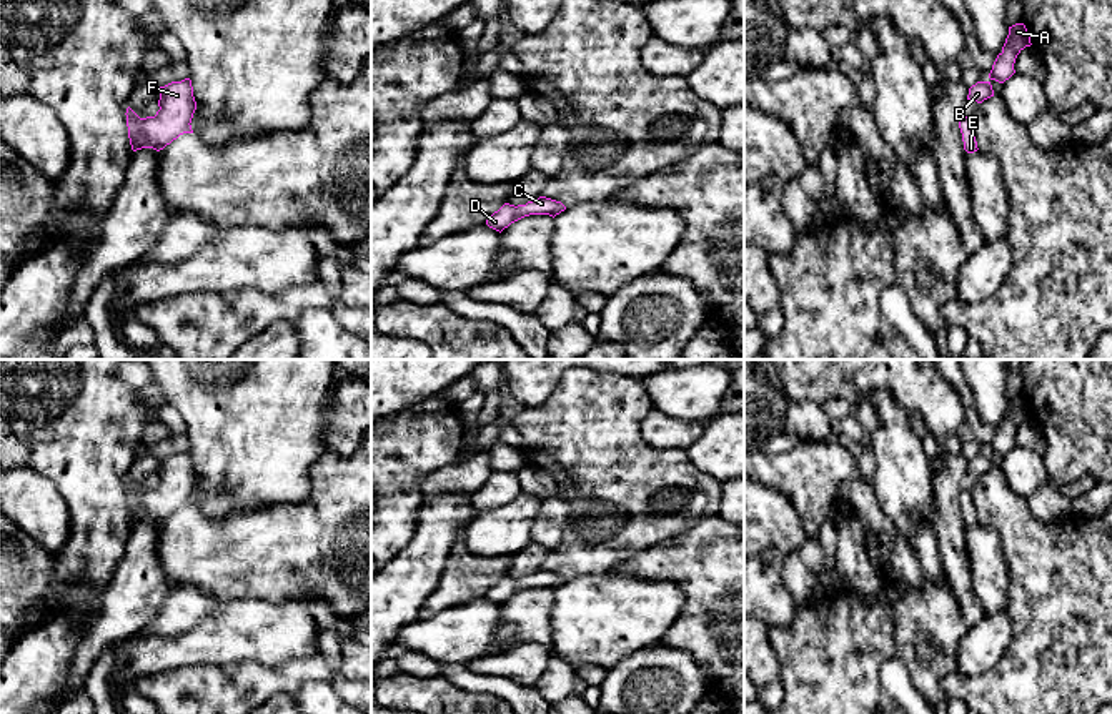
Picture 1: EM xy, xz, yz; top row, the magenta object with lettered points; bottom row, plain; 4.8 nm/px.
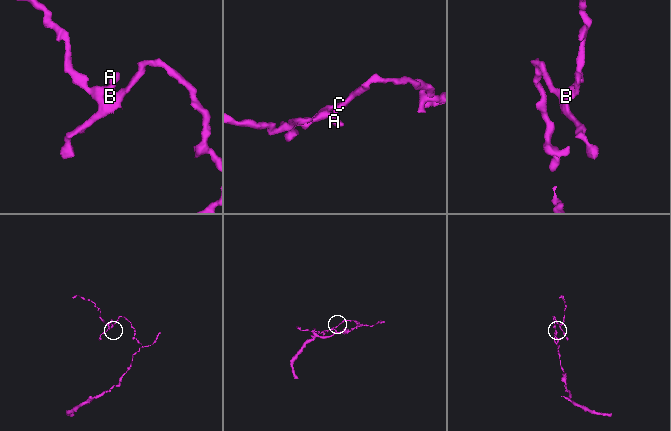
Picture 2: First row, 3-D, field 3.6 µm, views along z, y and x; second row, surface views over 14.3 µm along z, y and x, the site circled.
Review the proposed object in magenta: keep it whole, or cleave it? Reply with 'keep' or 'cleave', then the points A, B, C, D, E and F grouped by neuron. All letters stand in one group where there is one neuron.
keep; groups A B C D E F

